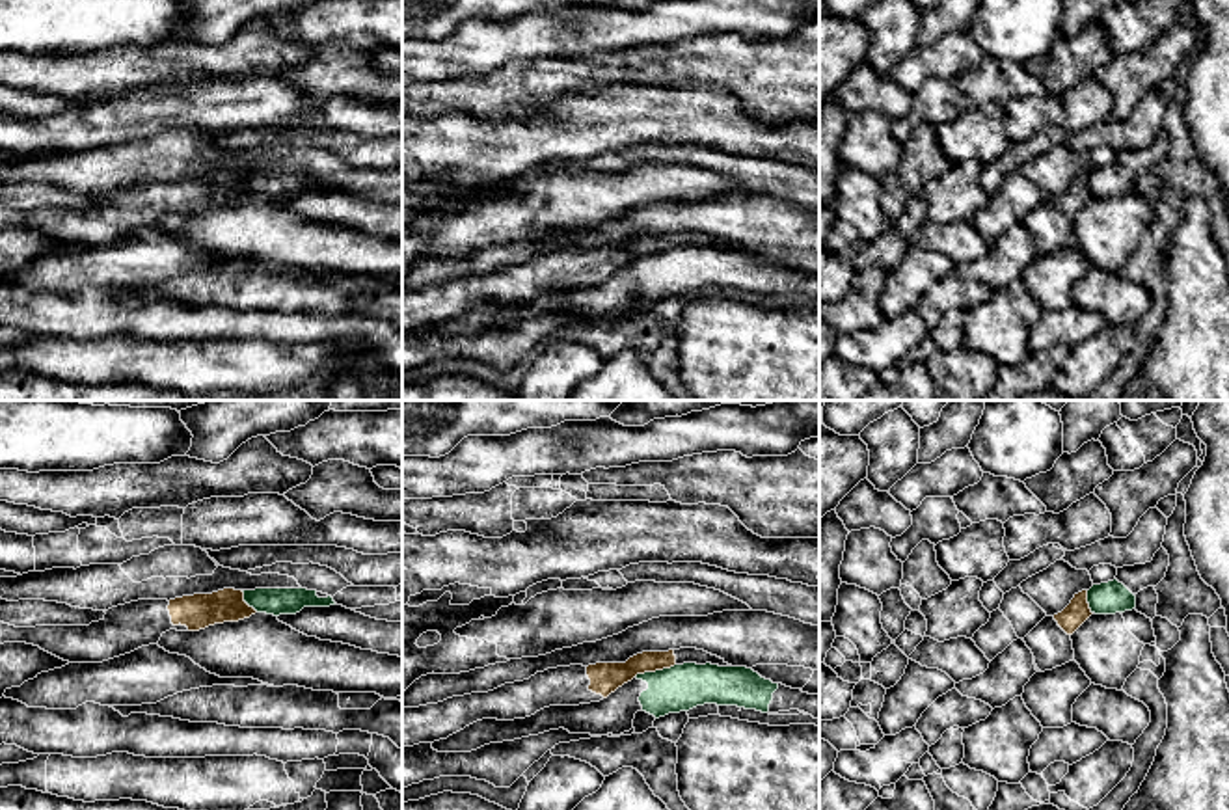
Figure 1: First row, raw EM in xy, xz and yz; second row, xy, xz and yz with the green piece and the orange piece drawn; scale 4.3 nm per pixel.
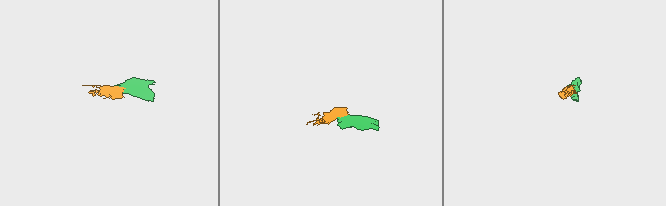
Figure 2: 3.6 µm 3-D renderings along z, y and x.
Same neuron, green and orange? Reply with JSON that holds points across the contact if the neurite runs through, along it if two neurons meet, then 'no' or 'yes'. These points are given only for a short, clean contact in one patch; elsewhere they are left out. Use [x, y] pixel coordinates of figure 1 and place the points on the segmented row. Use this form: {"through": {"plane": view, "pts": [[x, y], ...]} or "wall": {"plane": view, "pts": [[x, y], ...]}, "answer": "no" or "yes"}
{"wall": {"plane": "xz", "pts": [[675, 663], [634, 676]]}, "answer": "no"}

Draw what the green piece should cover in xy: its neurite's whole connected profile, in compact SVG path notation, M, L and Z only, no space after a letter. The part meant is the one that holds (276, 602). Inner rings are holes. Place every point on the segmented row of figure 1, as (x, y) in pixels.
M255 588L242 590L244 601L257 613L266 614L296 614L304 607L330 607L335 605L333 598L318 598L317 590L307 588Z

